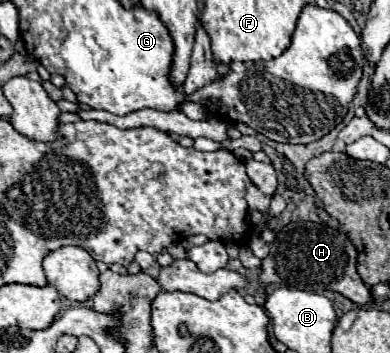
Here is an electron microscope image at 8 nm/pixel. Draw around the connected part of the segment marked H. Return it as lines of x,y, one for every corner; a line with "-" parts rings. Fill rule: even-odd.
290,222
276,232
276,240
270,244
270,254
262,260
260,284
280,284
306,292
334,290
352,300
354,304
366,306
372,302
372,294
356,272
356,256
356,248
342,232
326,224

